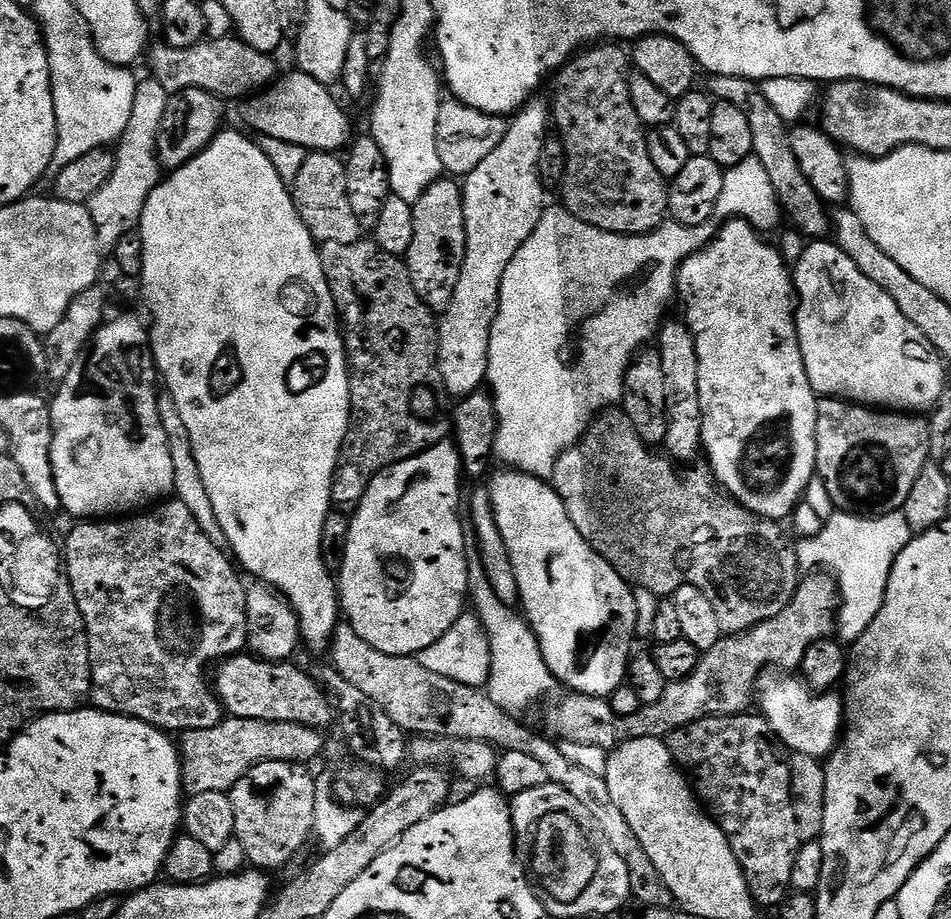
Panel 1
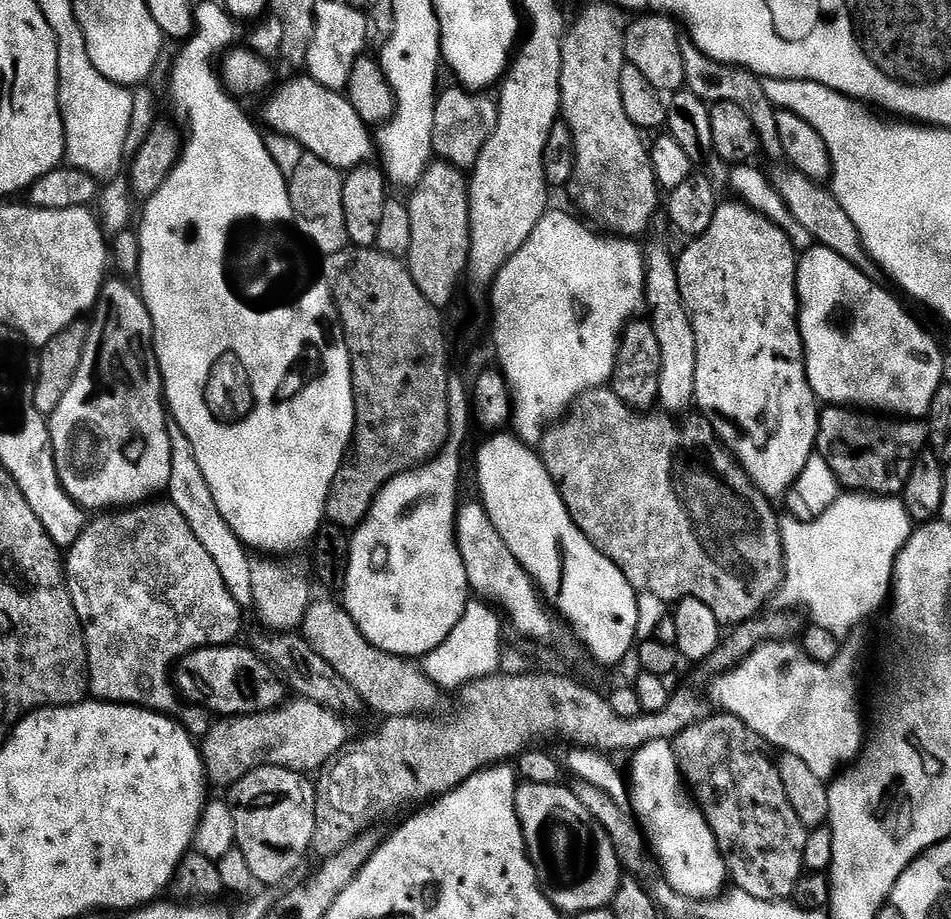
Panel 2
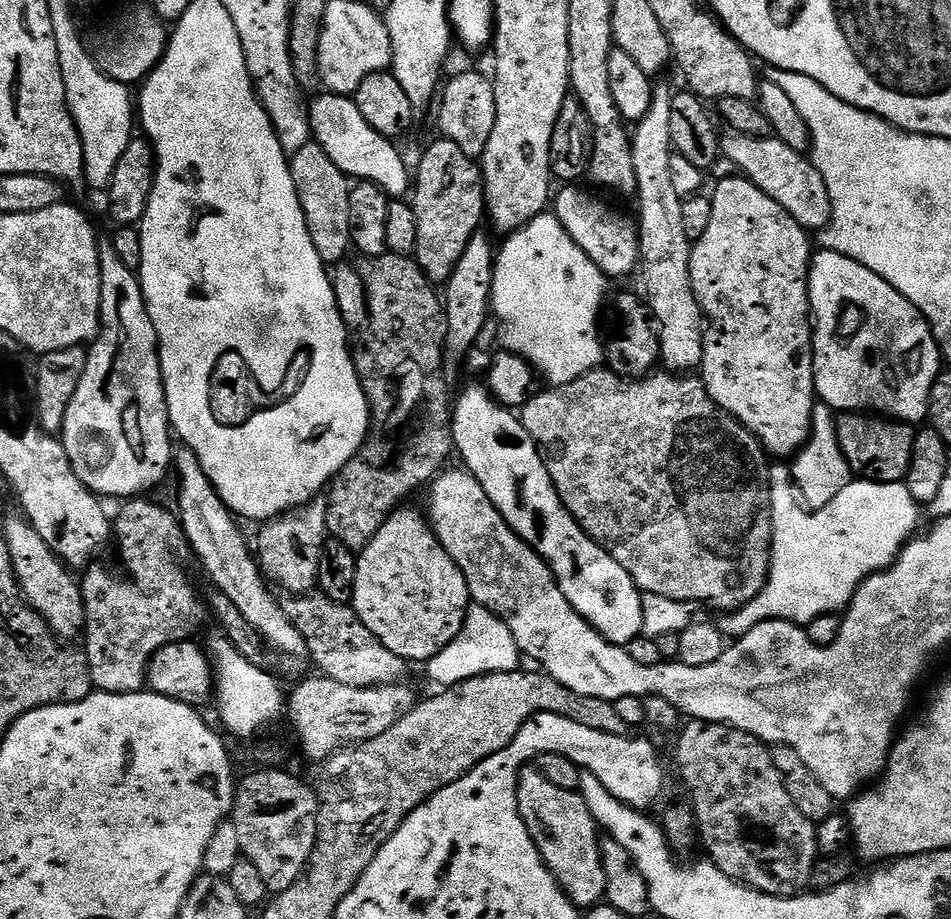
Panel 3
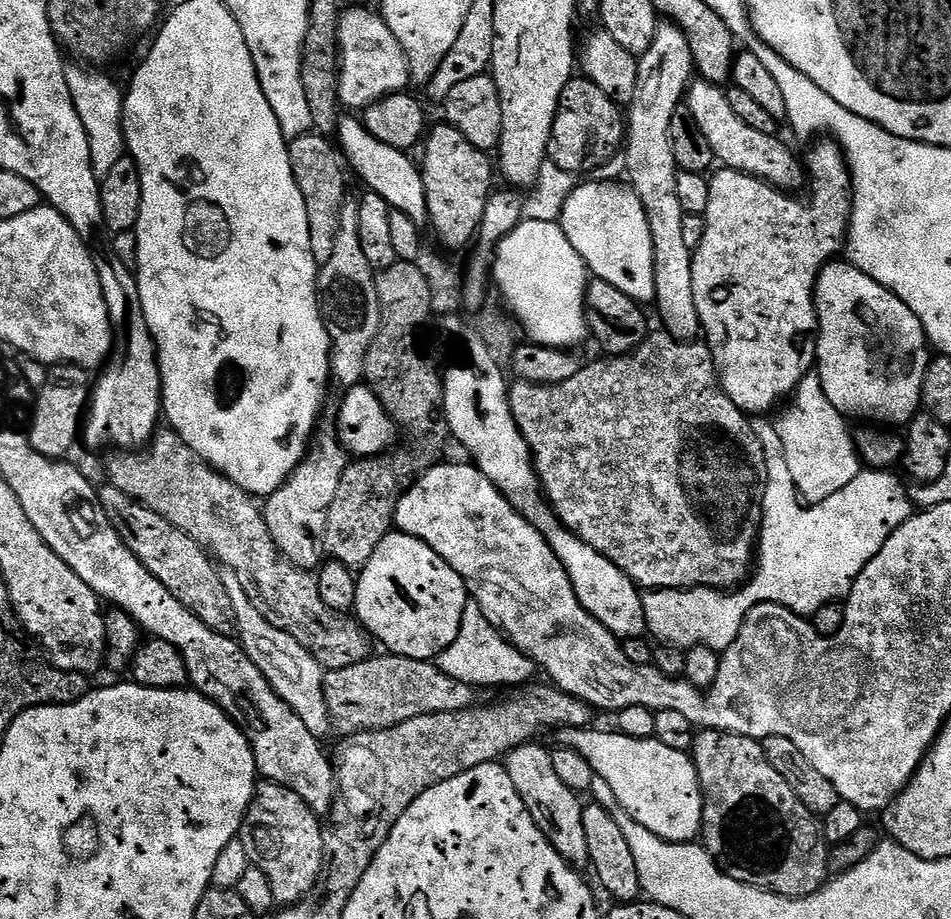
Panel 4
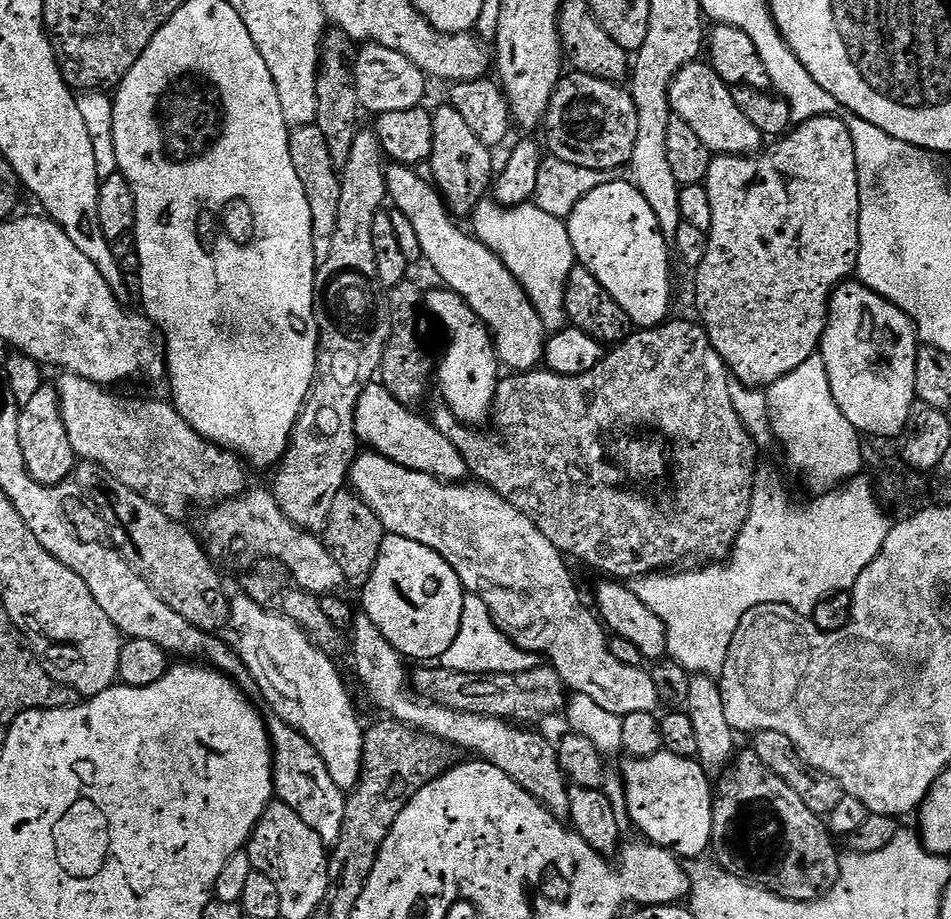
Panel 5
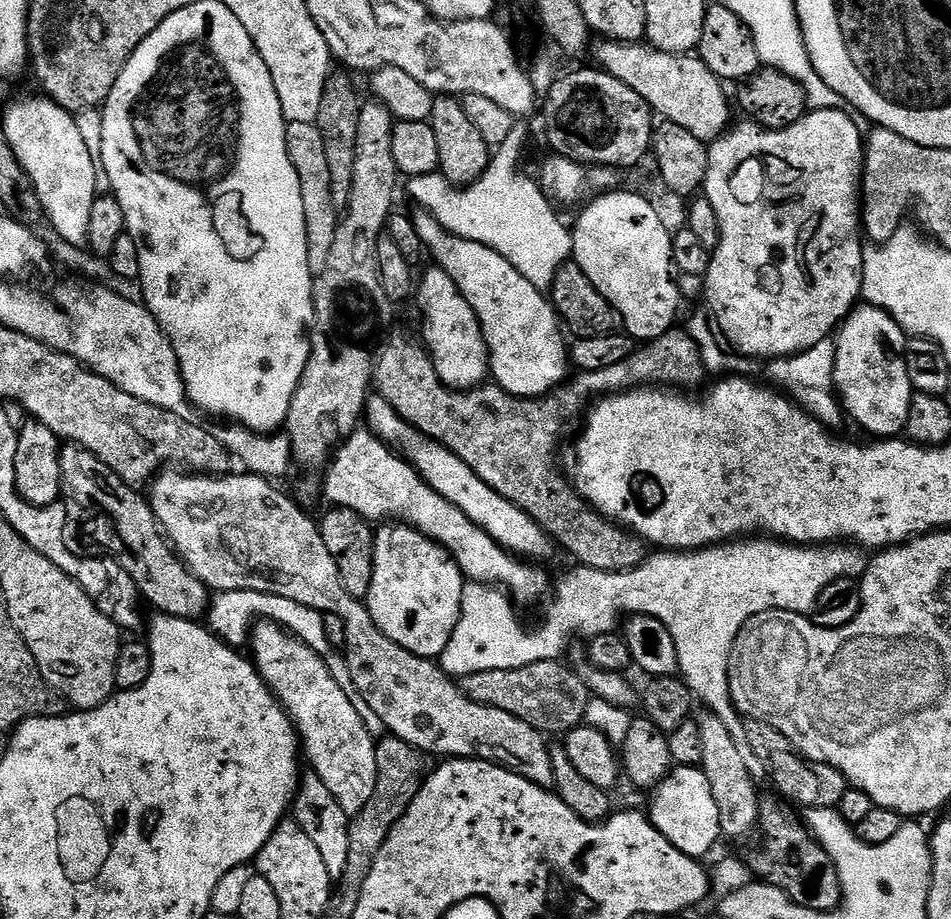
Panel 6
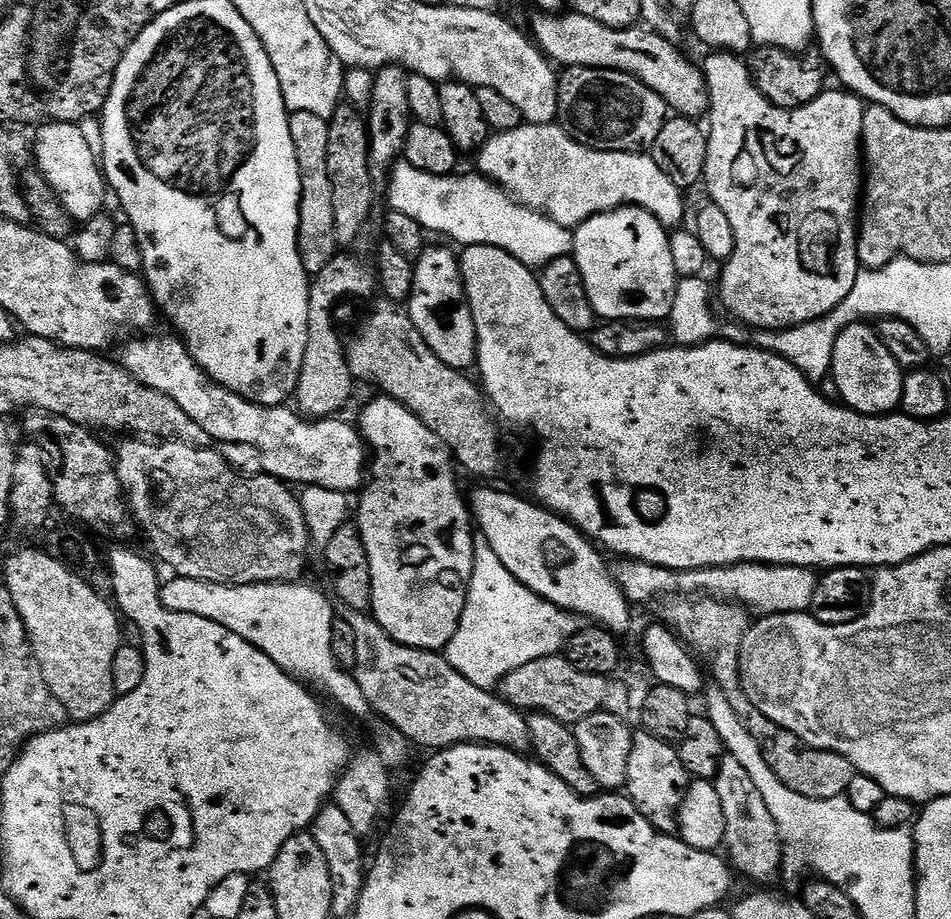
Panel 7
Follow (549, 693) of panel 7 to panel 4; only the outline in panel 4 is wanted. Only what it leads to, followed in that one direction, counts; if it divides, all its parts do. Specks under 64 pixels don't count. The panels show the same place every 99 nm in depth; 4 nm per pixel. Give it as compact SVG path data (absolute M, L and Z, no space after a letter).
M373 655L354 666L346 666L342 670L327 670L324 674L324 701L333 725L336 724L344 734L373 732L383 728L393 728L410 718L418 718L422 714L435 712L457 712L473 707L477 703L477 689L466 682L455 681L442 672L431 660L415 660L405 656Z

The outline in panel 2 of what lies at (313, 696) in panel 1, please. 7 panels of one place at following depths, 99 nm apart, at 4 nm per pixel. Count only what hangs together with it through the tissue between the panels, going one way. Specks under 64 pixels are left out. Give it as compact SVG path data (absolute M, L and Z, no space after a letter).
M239 643L221 644L210 648L200 648L196 652L191 652L185 656L174 669L174 683L178 689L179 695L184 696L189 701L189 705L197 708L203 708L209 714L215 714L220 718L229 716L253 716L259 712L269 712L279 708L285 703L286 685L280 673L272 667L268 661L260 657L259 654L252 651L251 647L244 646L239 648Z

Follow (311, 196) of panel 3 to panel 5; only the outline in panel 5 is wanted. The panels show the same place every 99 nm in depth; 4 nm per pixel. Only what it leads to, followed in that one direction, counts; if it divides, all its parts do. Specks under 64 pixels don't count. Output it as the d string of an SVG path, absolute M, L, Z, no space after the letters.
M315 124L291 129L288 141L290 162L294 162L294 170L298 170L298 182L302 182L302 190L306 190L306 202L310 202L314 254L317 261L322 262L330 254L330 242L334 242L334 229L338 226L338 201L342 199L340 172L330 158L330 150L326 146L326 138L322 138L322 130L318 130Z

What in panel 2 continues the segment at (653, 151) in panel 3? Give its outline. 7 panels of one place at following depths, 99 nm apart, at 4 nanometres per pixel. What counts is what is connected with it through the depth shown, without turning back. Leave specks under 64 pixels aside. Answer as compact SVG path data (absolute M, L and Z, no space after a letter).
M656 240L644 252L644 290L646 293L646 314L654 326L658 347L662 350L662 374L658 382L659 403L665 404L673 413L687 413L694 404L694 372L698 342L694 342L694 326L678 286L676 269L677 253L662 241Z

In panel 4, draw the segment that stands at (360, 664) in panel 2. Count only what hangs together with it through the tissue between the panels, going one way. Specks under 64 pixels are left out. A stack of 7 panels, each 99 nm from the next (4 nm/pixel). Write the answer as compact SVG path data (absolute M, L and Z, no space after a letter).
M164 427L151 437L147 445L148 452L120 450L117 451L117 456L110 457L107 483L122 490L122 494L126 494L144 508L154 510L154 514L162 514L162 518L166 518L170 526L178 526L178 530L194 538L194 542L198 542L205 552L215 557L227 571L232 572L234 578L238 578L242 590L246 590L246 596L260 611L262 618L266 618L266 622L270 622L275 628L290 633L320 663L321 668L342 670L346 666L354 666L369 659L370 637L364 631L363 624L351 615L335 612L322 602L317 577L307 568L294 566L278 550L274 538L270 538L270 530L264 521L261 505L254 497L234 482L230 482L230 478L205 464L203 458L194 450L190 450L190 446L171 427Z

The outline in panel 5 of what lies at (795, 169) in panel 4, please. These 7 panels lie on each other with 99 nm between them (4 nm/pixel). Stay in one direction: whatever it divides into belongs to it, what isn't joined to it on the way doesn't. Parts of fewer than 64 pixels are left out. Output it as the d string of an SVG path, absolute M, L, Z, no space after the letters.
M696 61L687 64L672 80L668 92L675 115L693 127L694 134L705 143L714 156L755 155L761 151L764 137L755 129L734 101L731 87L713 70L709 63Z

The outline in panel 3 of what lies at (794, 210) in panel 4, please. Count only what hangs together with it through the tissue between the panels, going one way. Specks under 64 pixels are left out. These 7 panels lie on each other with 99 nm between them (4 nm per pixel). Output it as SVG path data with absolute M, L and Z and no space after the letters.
M743 175L728 176L713 192L710 192L712 209L710 210L710 226L706 226L706 234L698 238L692 246L690 258L690 282L694 286L694 298L698 298L698 306L704 312L706 327L704 330L704 357L699 366L708 397L722 410L726 410L748 431L759 440L765 453L772 458L795 457L807 443L812 433L812 413L818 405L816 395L816 379L814 378L814 358L812 357L812 307L808 301L808 266L814 255L814 244L808 241L809 229L804 228L774 198L763 193Z

